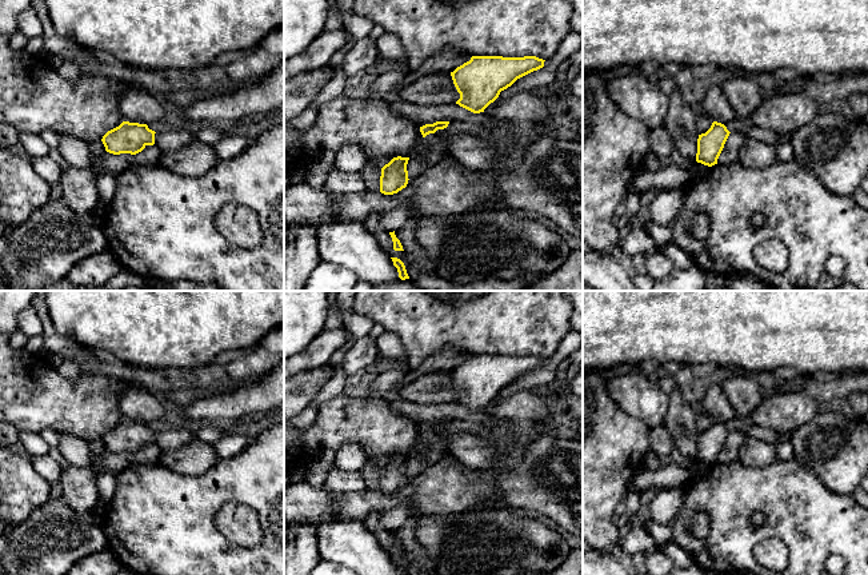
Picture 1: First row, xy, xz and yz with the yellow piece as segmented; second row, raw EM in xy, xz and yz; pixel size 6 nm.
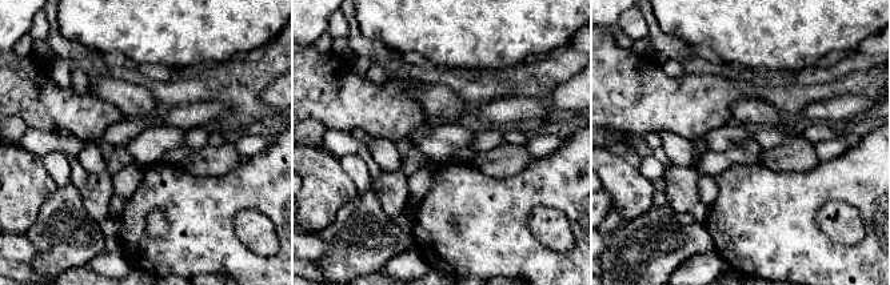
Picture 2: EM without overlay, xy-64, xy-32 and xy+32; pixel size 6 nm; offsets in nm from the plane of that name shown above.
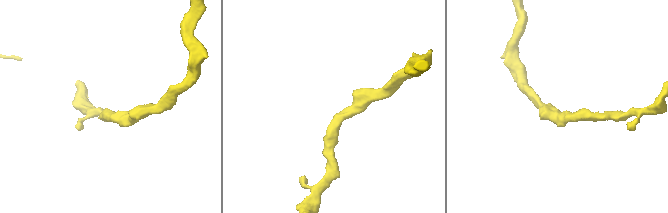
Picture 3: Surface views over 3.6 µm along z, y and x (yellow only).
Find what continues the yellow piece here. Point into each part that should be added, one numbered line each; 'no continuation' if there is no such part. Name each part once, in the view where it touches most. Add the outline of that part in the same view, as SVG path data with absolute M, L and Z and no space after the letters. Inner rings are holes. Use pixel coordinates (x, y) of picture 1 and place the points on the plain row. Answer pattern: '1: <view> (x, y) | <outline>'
no continuation

